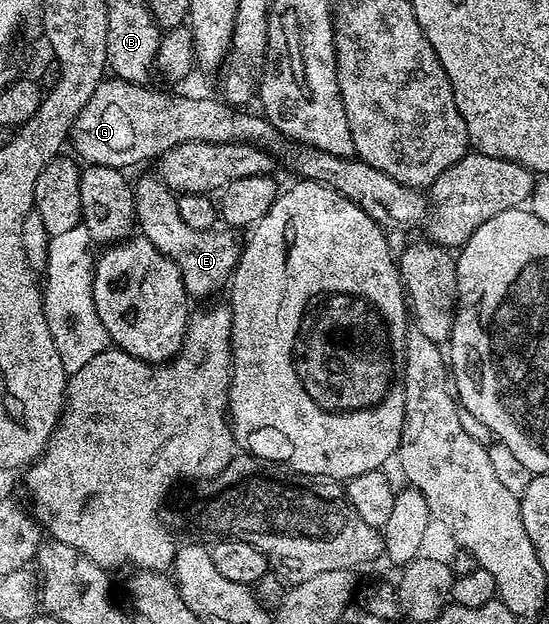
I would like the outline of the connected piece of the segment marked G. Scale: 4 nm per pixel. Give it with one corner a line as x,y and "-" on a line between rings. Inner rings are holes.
103,79
96,91
92,91
88,103
84,103
84,109
74,118
69,136
72,145
74,141
73,152
86,165
103,165
126,171
129,165
153,162
185,141
248,143
277,155
280,161
282,156
283,163
295,173
295,178
315,181
344,195
344,199
356,203
360,211
383,227
399,225
402,229
410,229
413,225
421,226
427,220
428,201
419,190
401,185
396,179
384,175
384,171
368,167
368,163
328,155
328,151
313,149
310,145
299,145
273,129
269,121
257,112
246,113
250,111
231,107
217,96
177,97
174,93
161,93
150,88
149,84

